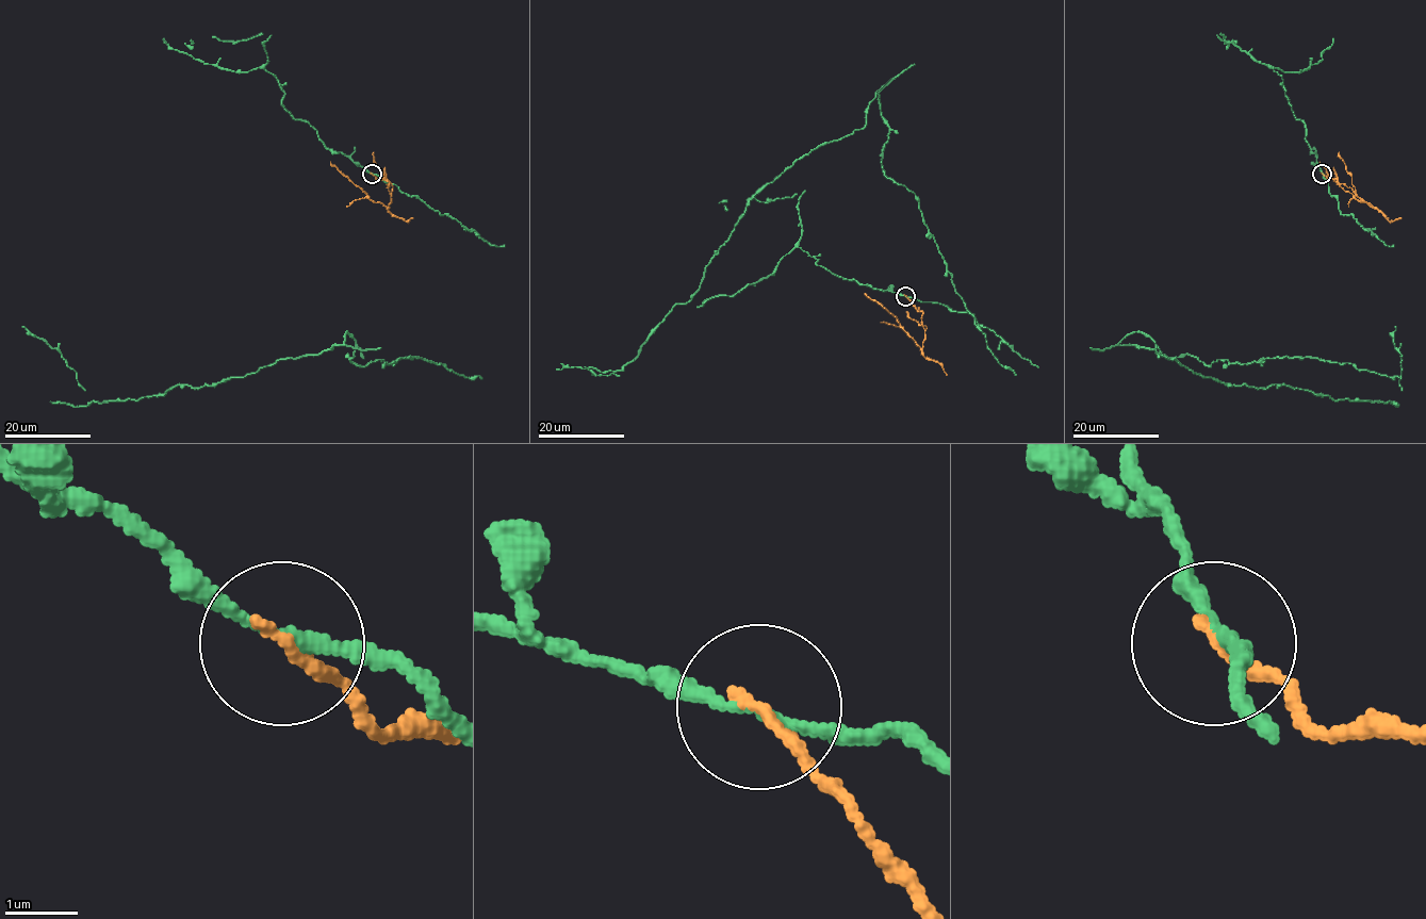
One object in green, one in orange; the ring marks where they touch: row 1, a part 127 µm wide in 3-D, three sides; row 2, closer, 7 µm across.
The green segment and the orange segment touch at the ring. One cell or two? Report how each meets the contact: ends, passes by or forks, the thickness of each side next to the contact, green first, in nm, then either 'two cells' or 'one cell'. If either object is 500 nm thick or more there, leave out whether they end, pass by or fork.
green passes by; orange ends; calibres 150 and 160 nm; two cells

